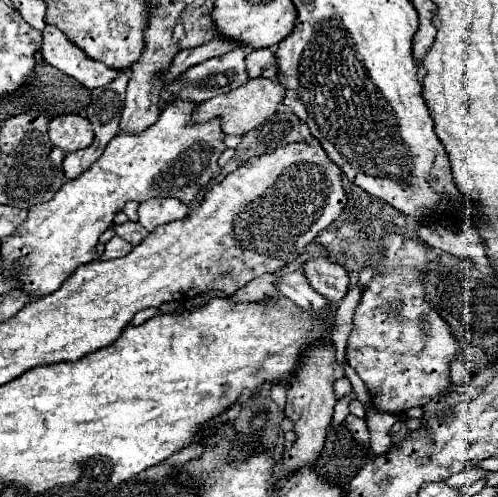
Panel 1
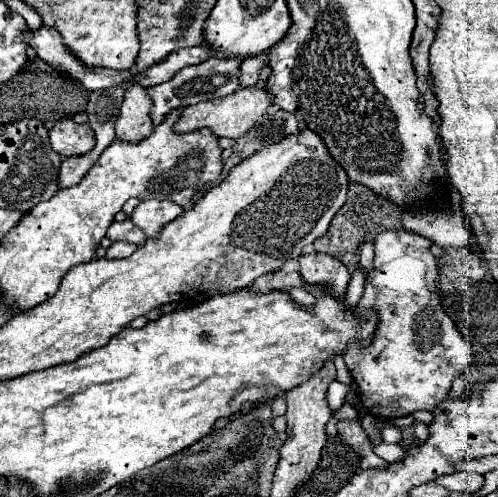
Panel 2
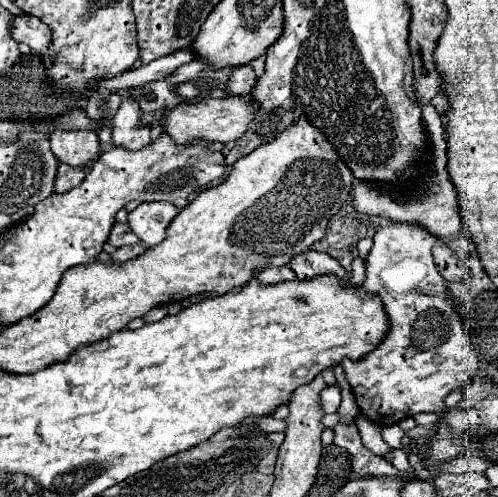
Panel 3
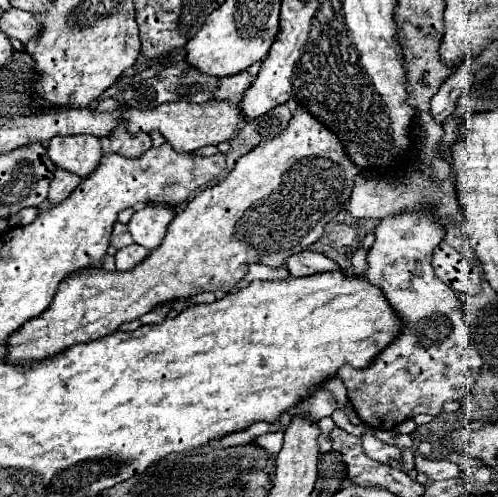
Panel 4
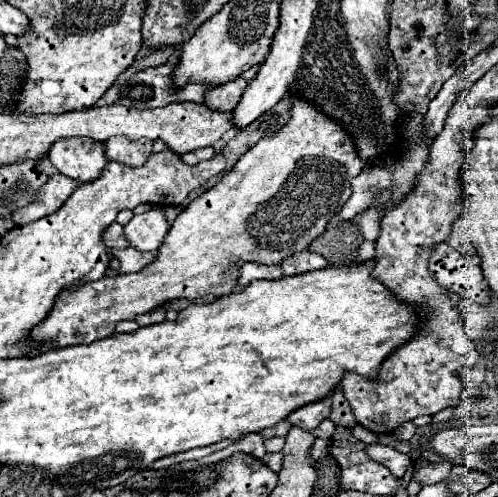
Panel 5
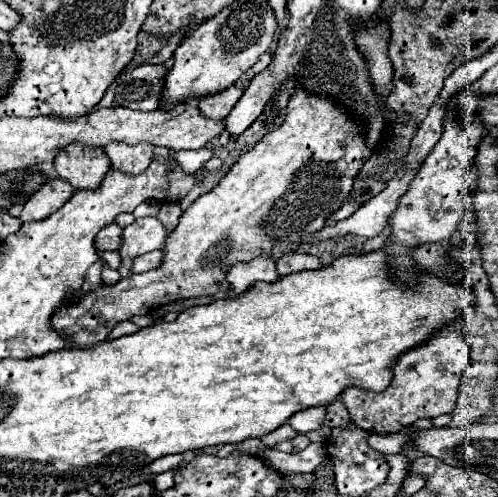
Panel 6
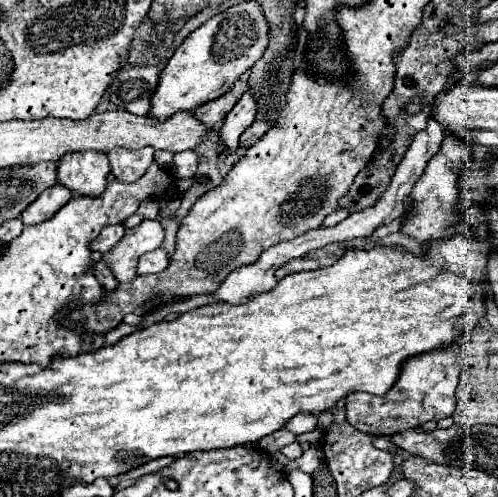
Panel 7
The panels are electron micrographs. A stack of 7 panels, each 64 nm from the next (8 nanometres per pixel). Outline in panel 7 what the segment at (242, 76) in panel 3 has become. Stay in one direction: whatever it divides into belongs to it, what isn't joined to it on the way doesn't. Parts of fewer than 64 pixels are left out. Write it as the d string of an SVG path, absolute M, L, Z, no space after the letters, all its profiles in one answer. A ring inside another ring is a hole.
M226 92L224 96L212 100L210 104L206 104L206 106L202 104L200 108L196 108L194 110L194 118L204 122L204 126L210 126L210 128L218 130L222 120L224 120L224 116L232 110L234 104L236 104L236 98L230 92Z

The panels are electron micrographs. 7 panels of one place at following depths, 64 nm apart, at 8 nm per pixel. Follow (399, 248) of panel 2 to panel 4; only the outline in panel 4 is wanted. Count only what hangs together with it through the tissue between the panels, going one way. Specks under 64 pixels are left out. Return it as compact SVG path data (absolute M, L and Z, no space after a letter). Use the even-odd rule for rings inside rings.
M430 208L386 216L376 228L376 240L368 254L366 278L374 286L382 288L392 308L398 312L398 316L402 316L404 330L400 338L396 338L394 344L380 352L374 364L370 364L368 368L356 370L352 366L342 366L338 370L338 378L344 382L348 390L348 400L352 408L356 410L358 418L372 430L394 430L400 422L414 418L416 414L438 416L448 400L462 402L466 398L466 394L472 388L474 376L482 368L482 358L474 342L470 340L470 332L462 318L458 298L452 292L452 288L438 280L432 268L432 250L442 242L444 234L444 226L438 224Z

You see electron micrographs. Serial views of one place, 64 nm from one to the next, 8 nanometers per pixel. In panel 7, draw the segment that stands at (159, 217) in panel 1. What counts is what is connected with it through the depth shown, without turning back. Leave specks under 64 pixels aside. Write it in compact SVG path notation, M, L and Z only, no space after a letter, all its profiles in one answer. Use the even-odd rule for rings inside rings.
M146 220L138 228L126 230L126 236L104 254L104 262L112 270L116 282L134 280L138 258L150 250L160 248L164 240L164 230L158 220Z

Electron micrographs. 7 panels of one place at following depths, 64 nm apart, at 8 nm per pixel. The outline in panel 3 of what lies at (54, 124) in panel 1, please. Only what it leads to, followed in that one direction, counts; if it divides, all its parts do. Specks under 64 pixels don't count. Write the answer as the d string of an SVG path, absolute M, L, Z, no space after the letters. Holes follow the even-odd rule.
M56 130L50 134L50 148L60 162L72 168L86 168L100 156L100 140L94 132L88 130Z

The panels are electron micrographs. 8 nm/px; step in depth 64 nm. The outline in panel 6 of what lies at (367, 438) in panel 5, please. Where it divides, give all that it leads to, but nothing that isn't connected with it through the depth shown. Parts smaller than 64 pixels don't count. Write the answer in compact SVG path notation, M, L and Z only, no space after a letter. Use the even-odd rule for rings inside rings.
M407 426L394 434L371 434L368 438L368 444L382 453L398 454L402 451L404 443L408 442L411 430L412 427Z

